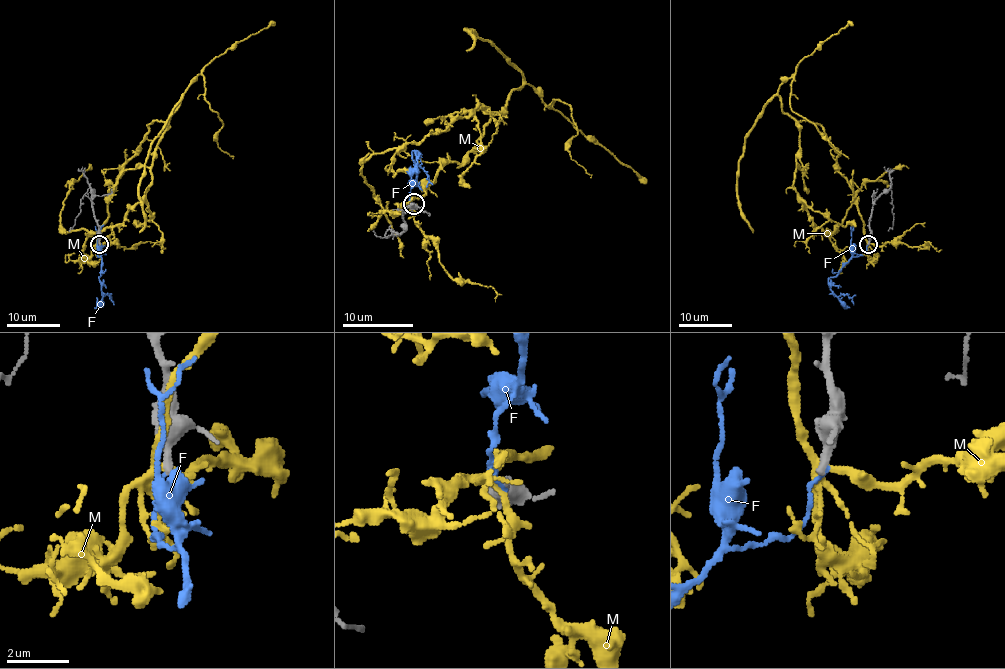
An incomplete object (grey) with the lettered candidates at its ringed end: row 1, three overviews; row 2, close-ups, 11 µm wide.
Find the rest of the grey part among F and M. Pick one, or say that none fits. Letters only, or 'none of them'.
none of them

